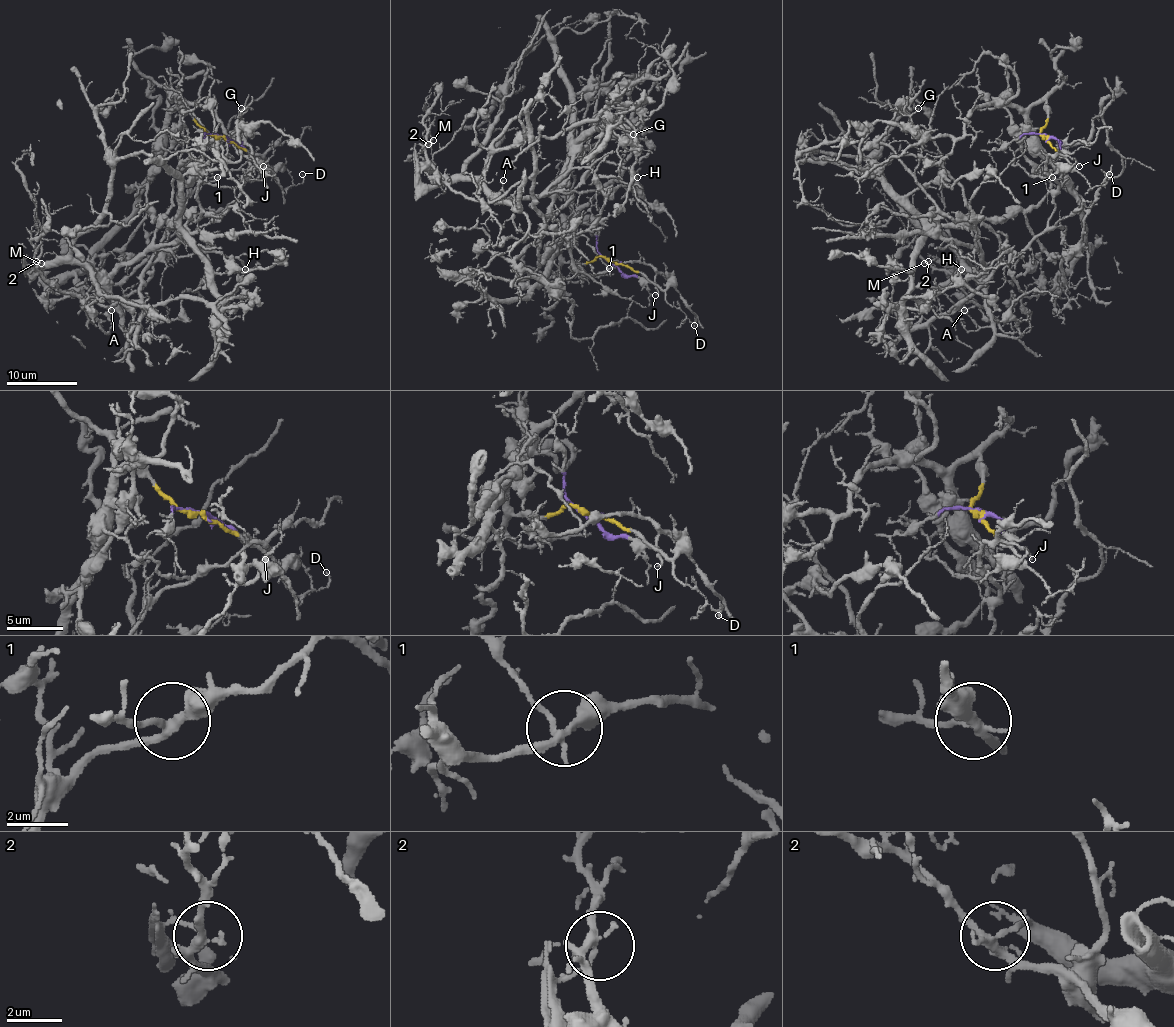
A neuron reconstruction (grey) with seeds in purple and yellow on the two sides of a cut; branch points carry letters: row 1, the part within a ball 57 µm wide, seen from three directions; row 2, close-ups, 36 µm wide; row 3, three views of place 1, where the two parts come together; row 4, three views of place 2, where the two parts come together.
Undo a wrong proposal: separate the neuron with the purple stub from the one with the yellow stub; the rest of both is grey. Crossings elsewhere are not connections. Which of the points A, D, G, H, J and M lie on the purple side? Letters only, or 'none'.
A, J

